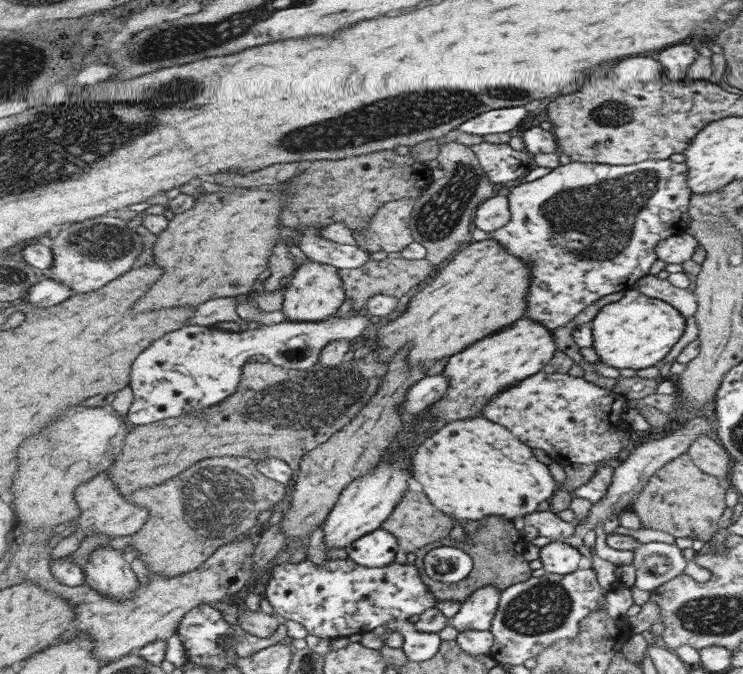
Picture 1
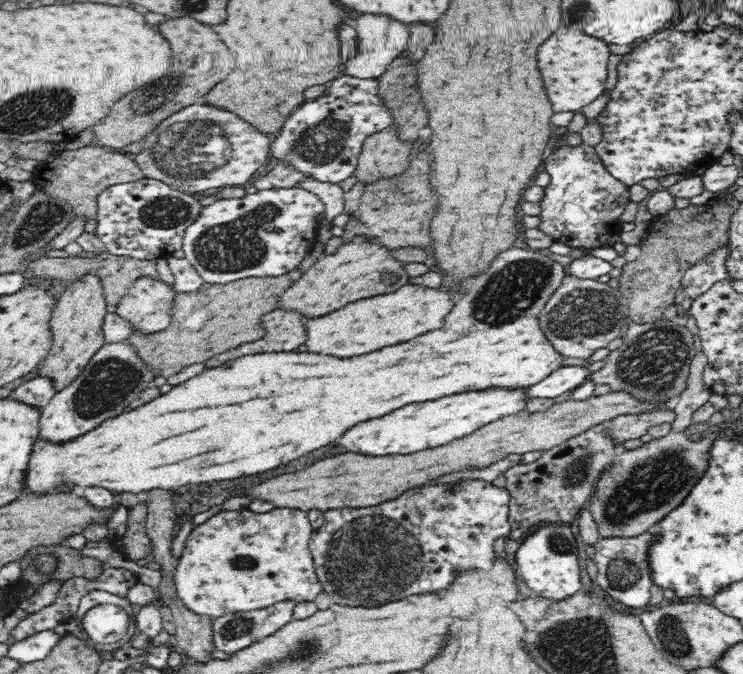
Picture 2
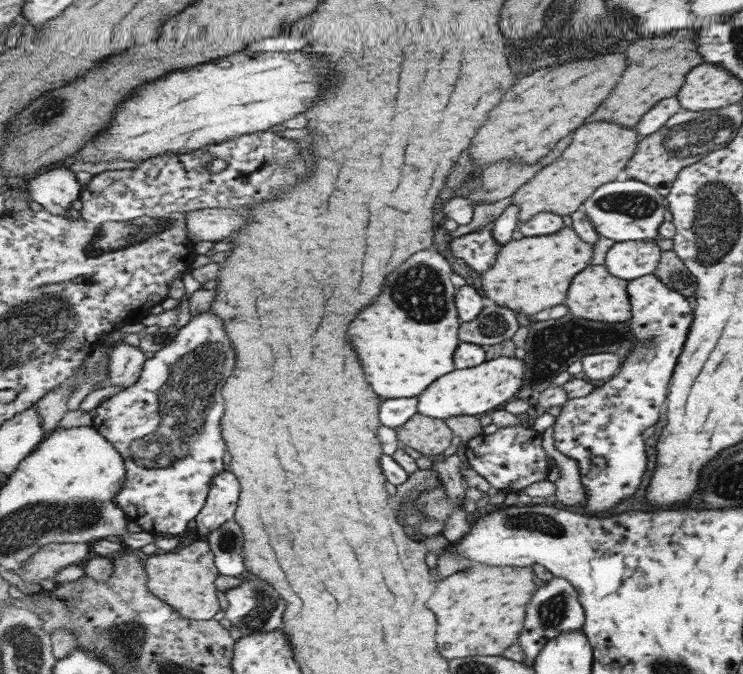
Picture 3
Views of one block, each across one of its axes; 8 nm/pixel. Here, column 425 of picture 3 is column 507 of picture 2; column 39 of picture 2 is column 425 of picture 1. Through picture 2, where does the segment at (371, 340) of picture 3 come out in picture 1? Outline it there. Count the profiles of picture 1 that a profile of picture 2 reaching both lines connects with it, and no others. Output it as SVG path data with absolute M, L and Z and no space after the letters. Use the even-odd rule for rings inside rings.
M487 417L459 420L427 438L414 453L415 474L425 494L445 514L459 520L483 520L497 516L513 520L535 512L541 502L556 494L559 484L549 466L539 462L532 448L515 438L505 425Z

